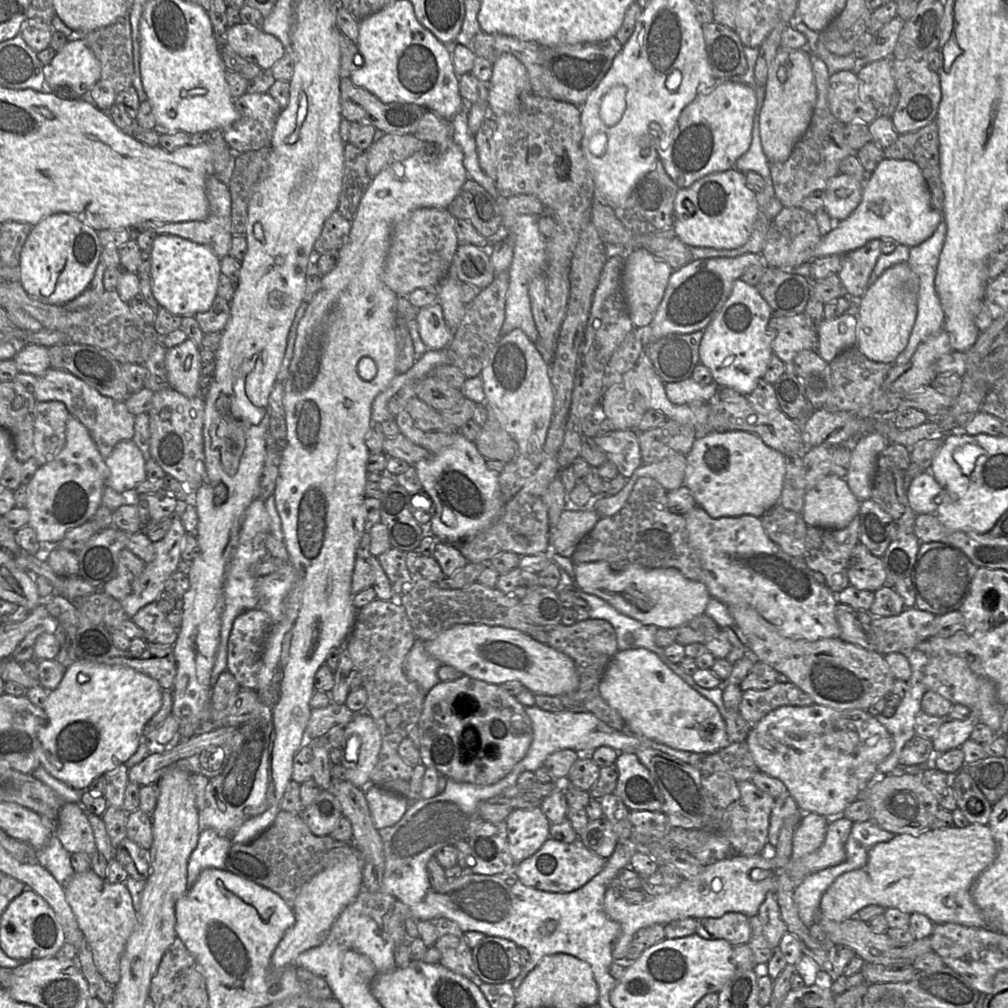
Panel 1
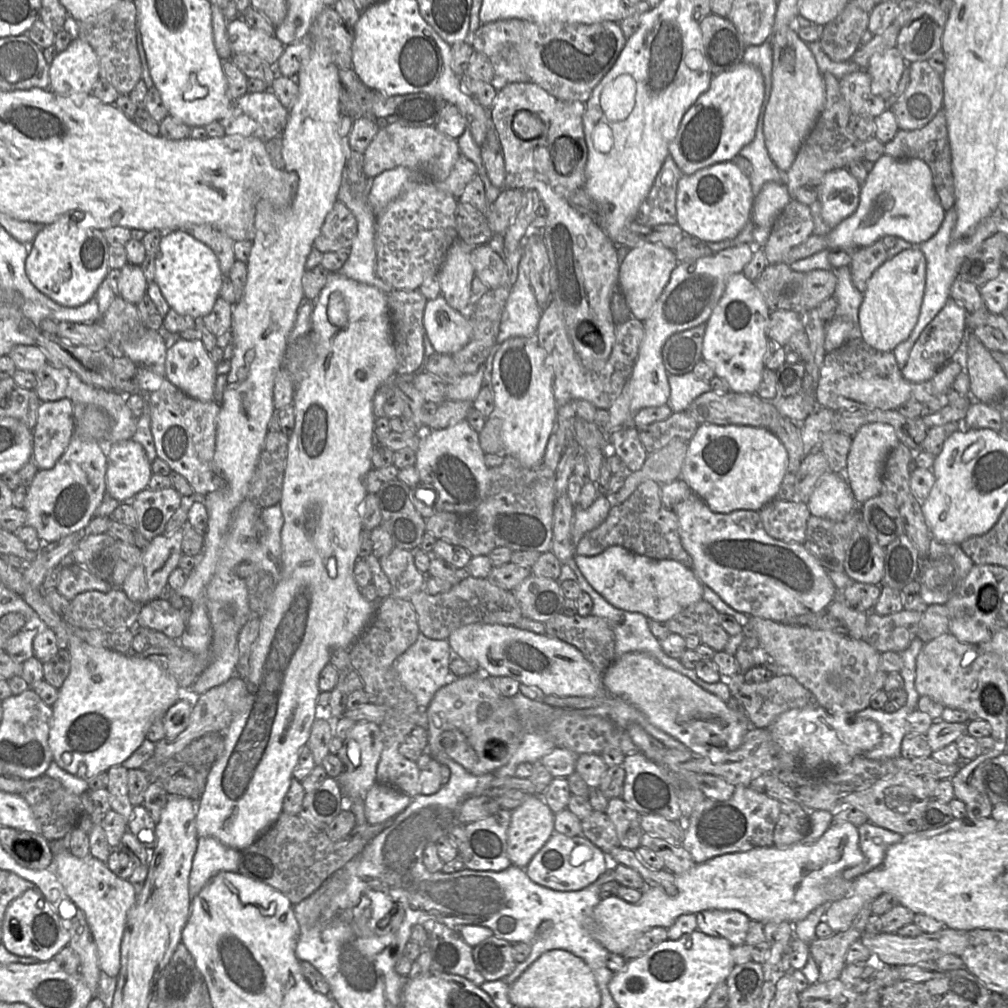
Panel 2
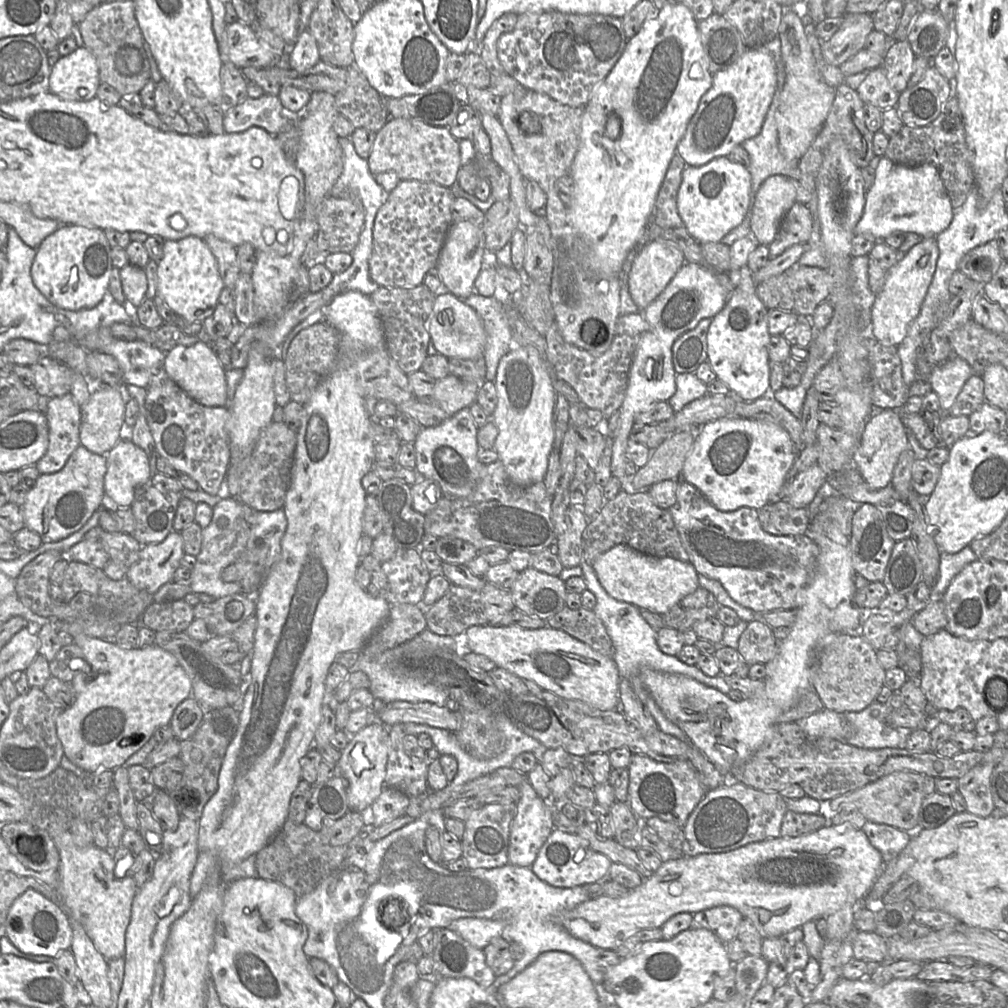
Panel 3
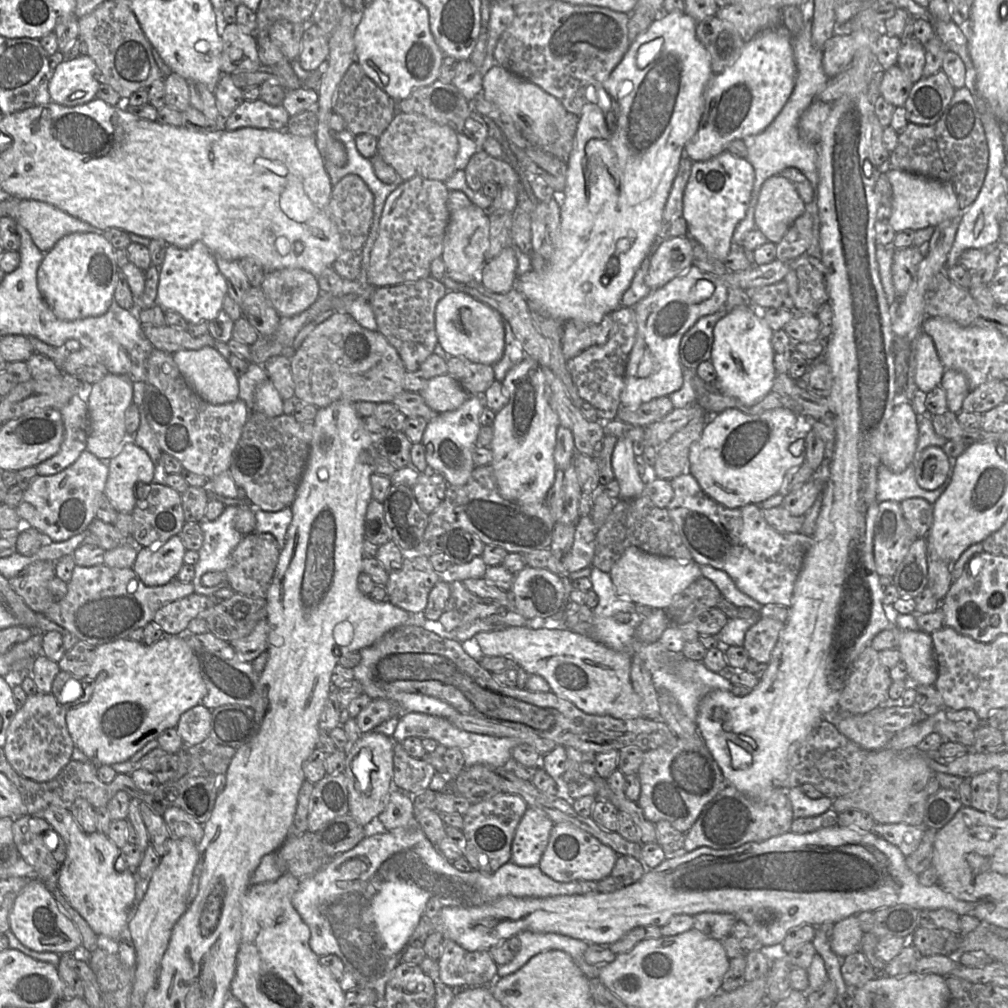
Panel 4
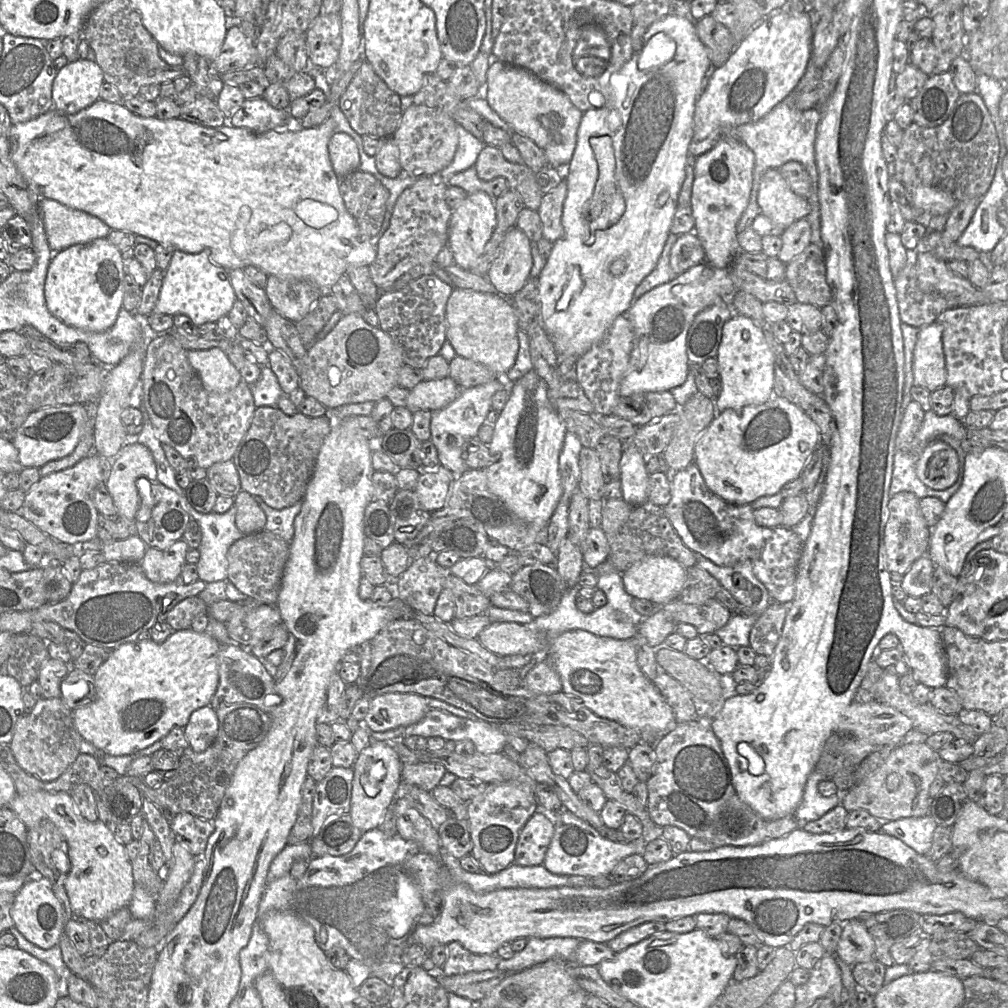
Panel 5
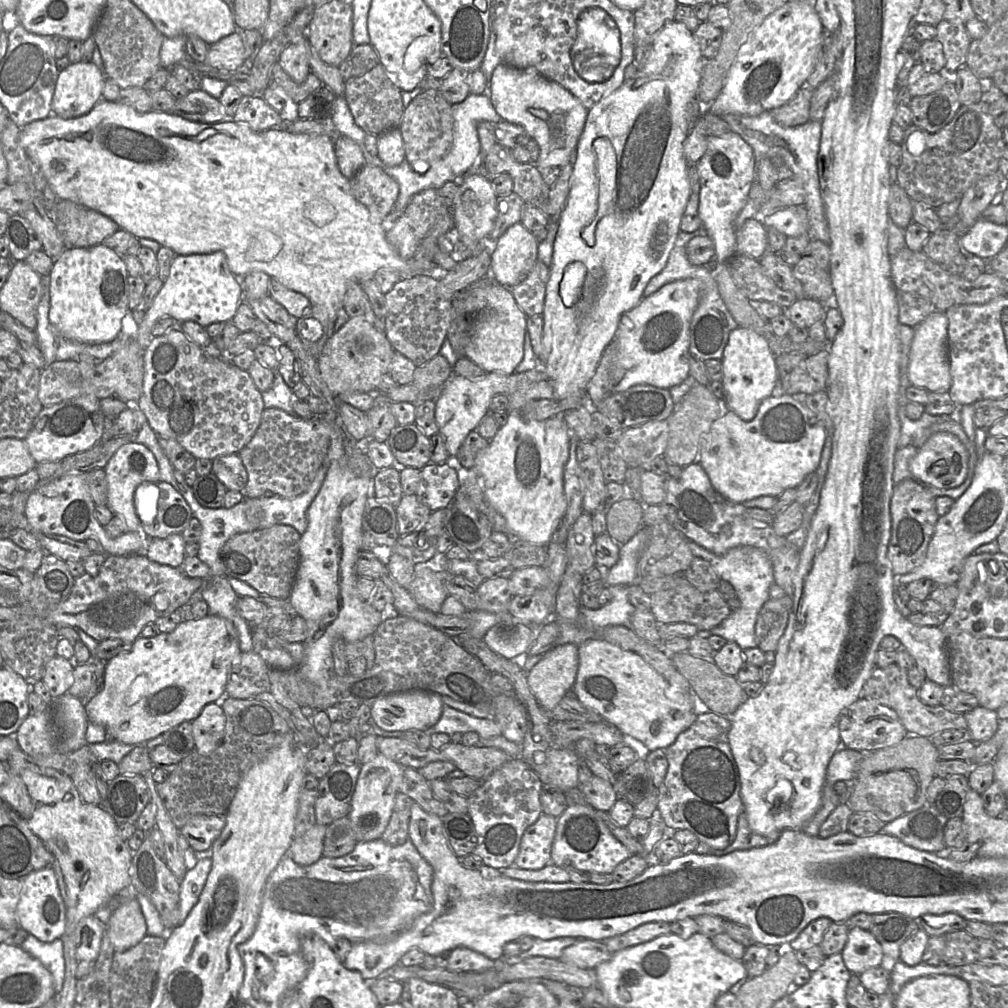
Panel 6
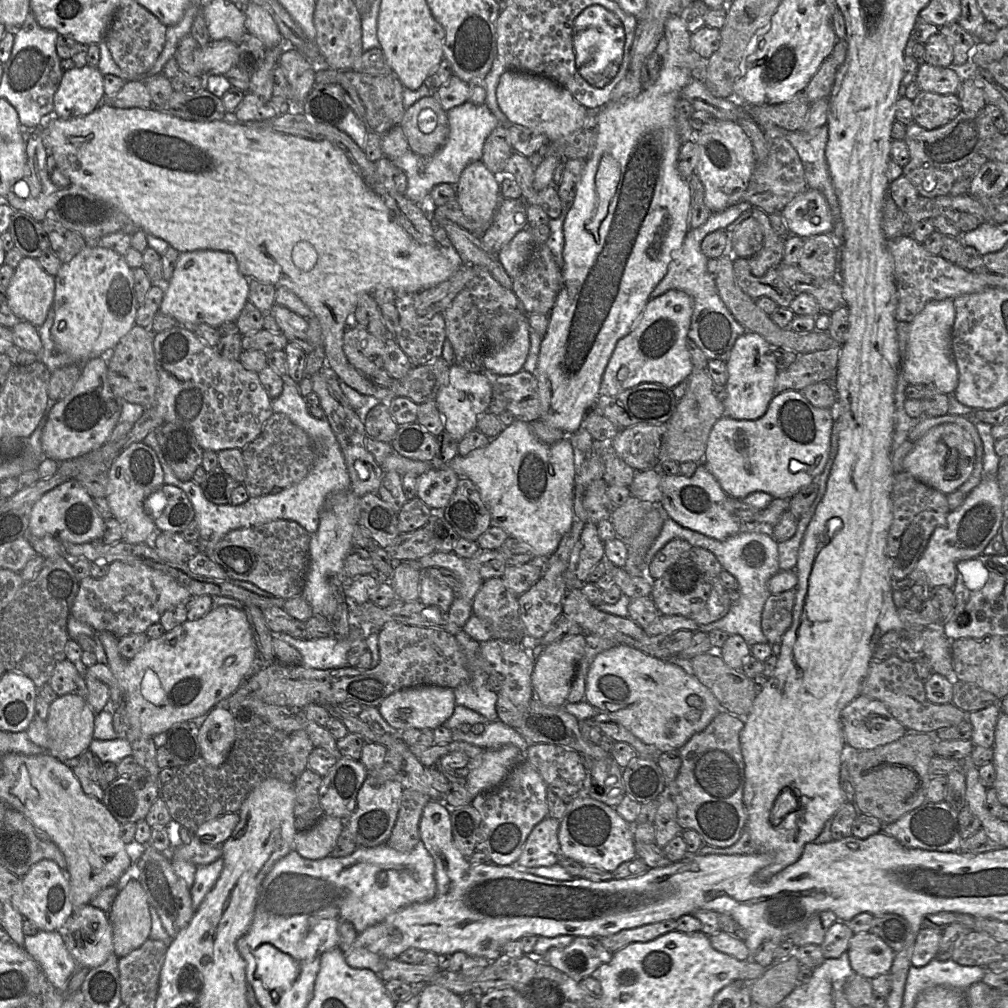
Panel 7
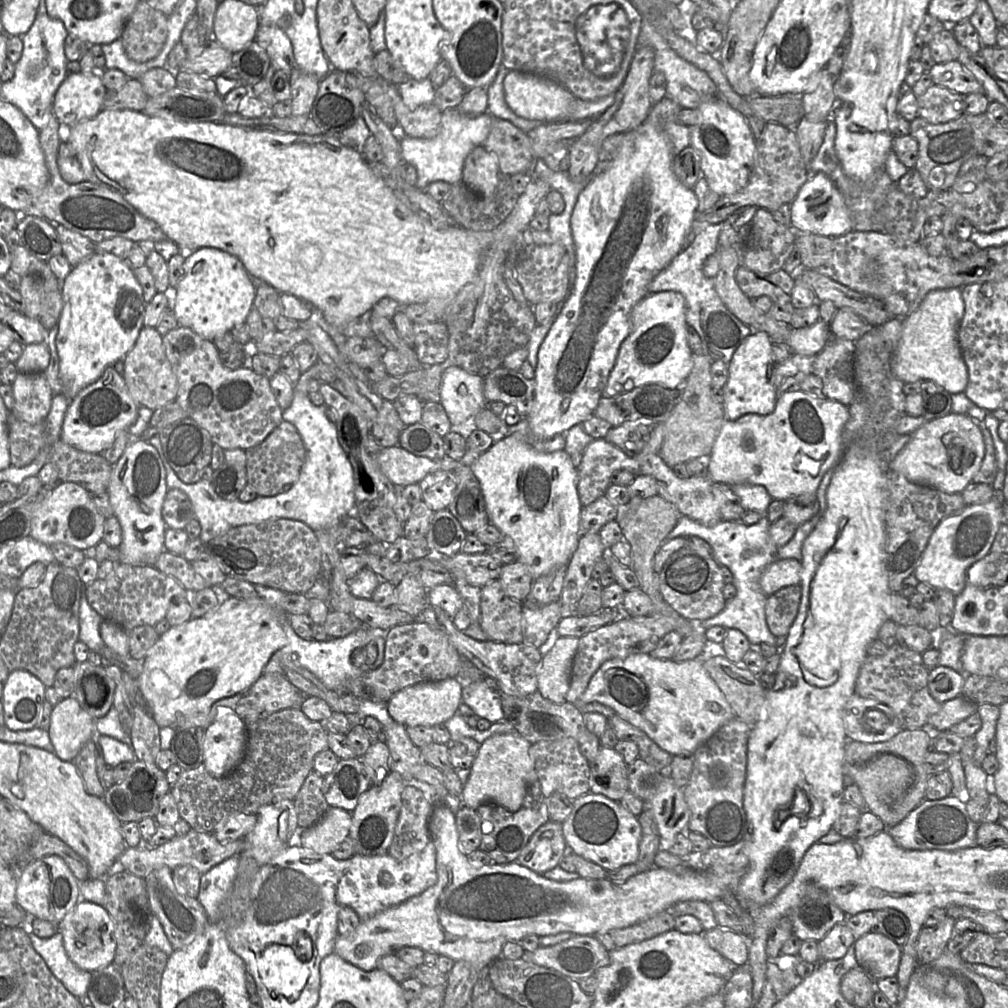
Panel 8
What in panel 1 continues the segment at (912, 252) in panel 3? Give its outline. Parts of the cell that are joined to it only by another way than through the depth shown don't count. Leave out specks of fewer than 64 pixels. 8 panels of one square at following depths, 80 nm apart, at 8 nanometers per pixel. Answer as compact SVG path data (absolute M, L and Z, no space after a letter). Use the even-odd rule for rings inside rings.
M907 262L896 264L870 284L858 305L856 346L862 354L876 362L895 362L906 347L917 315L919 277Z

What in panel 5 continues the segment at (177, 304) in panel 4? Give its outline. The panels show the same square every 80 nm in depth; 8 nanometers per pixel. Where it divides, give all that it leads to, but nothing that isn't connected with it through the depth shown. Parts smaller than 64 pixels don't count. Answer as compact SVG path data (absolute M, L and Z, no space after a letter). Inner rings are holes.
M174 250L170 264L164 271L159 297L151 313L171 316L183 314L196 326L200 326L206 322L217 322L228 315L236 299L229 271L214 263L209 251L188 253Z

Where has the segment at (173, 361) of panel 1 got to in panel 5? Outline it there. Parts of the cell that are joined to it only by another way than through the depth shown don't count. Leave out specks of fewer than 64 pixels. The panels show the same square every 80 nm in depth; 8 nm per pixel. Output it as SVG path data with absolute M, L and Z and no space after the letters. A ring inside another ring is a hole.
M220 348L188 350L187 359L198 374L204 388L210 392L227 392L241 381L238 369Z

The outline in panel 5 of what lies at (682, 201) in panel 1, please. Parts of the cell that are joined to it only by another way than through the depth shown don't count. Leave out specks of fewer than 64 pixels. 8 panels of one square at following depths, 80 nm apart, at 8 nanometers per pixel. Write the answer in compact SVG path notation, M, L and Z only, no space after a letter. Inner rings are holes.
M719 140L709 151L696 158L691 193L694 232L701 241L707 263L728 269L741 251L737 224L749 202L755 156L745 143L731 144Z

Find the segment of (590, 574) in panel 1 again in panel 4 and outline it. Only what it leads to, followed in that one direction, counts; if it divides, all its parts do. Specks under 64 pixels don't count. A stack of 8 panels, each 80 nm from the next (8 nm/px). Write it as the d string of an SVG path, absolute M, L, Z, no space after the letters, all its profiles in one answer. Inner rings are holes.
M628 547L611 568L609 575L616 593L635 604L650 606L653 609L668 608L675 597L691 583L702 576L700 565L682 562L673 557L649 554L637 547Z

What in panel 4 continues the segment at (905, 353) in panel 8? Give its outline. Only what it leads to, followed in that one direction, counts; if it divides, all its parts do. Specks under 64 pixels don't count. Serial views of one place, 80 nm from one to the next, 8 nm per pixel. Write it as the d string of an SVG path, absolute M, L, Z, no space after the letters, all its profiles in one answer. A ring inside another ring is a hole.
M921 331L913 343L916 359L915 381L926 393L940 386L945 370L931 336Z

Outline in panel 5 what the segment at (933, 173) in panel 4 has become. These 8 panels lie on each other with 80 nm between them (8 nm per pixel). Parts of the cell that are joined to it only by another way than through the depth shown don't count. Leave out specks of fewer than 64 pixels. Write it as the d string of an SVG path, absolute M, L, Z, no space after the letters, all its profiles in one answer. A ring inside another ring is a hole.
M979 93L961 94L956 105L940 126L927 128L912 122L903 129L903 137L894 162L895 178L906 191L917 186L931 186L949 192L957 203L983 199L989 190L999 163L1001 140L992 116Z

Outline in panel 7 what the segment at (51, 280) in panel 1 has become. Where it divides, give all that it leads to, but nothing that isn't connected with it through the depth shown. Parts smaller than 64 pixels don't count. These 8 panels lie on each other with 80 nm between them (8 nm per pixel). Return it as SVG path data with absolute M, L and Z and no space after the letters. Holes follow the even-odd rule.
M91 244L70 262L62 264L54 277L54 322L51 327L51 334L57 346L74 359L75 363L81 364L86 360L111 352L135 325L136 314L140 305L136 299L132 270L125 257L111 249Z

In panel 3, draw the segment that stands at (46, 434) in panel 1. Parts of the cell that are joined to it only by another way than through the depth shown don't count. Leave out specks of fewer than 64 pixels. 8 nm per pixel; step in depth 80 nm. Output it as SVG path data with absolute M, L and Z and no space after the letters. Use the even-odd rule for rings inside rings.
M67 393L44 401L44 413L49 429L48 448L36 467L40 474L50 474L61 470L80 445L81 407Z

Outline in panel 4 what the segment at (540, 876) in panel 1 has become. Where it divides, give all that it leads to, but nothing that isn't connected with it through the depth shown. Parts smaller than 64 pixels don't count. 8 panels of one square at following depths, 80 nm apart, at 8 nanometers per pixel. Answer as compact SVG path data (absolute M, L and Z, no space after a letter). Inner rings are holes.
M570 823L554 824L547 847L538 864L541 871L557 882L579 880L598 882L609 875L619 855L596 837Z

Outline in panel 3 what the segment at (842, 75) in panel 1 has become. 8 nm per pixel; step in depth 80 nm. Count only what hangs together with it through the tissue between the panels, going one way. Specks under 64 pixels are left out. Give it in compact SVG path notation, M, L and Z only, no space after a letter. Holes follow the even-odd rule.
M882 66L868 70L857 92L865 104L877 106L883 111L896 107L902 93L892 87Z

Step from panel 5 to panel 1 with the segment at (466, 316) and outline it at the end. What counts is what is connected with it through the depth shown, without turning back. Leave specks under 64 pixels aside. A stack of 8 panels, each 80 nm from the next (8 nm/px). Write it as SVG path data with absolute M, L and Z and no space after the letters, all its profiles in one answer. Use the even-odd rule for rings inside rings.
M438 302L418 309L416 320L421 340L431 350L448 348L454 331L446 324L443 310Z

